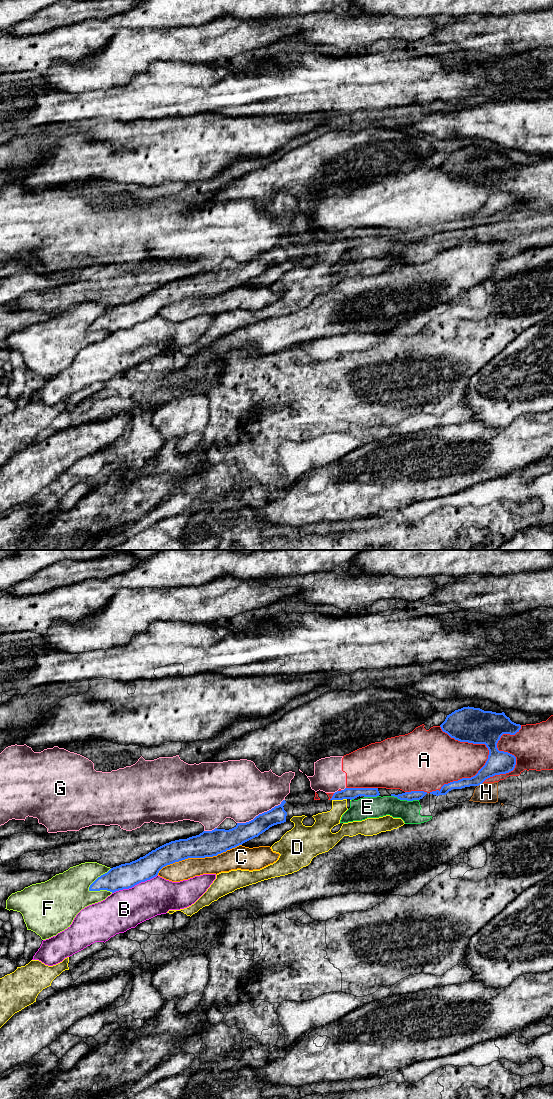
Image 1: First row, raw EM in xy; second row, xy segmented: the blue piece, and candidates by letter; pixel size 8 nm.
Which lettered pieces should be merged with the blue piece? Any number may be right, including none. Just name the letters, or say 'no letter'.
no letter

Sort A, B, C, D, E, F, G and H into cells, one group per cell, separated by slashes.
A G / B / C / D / E H / F

